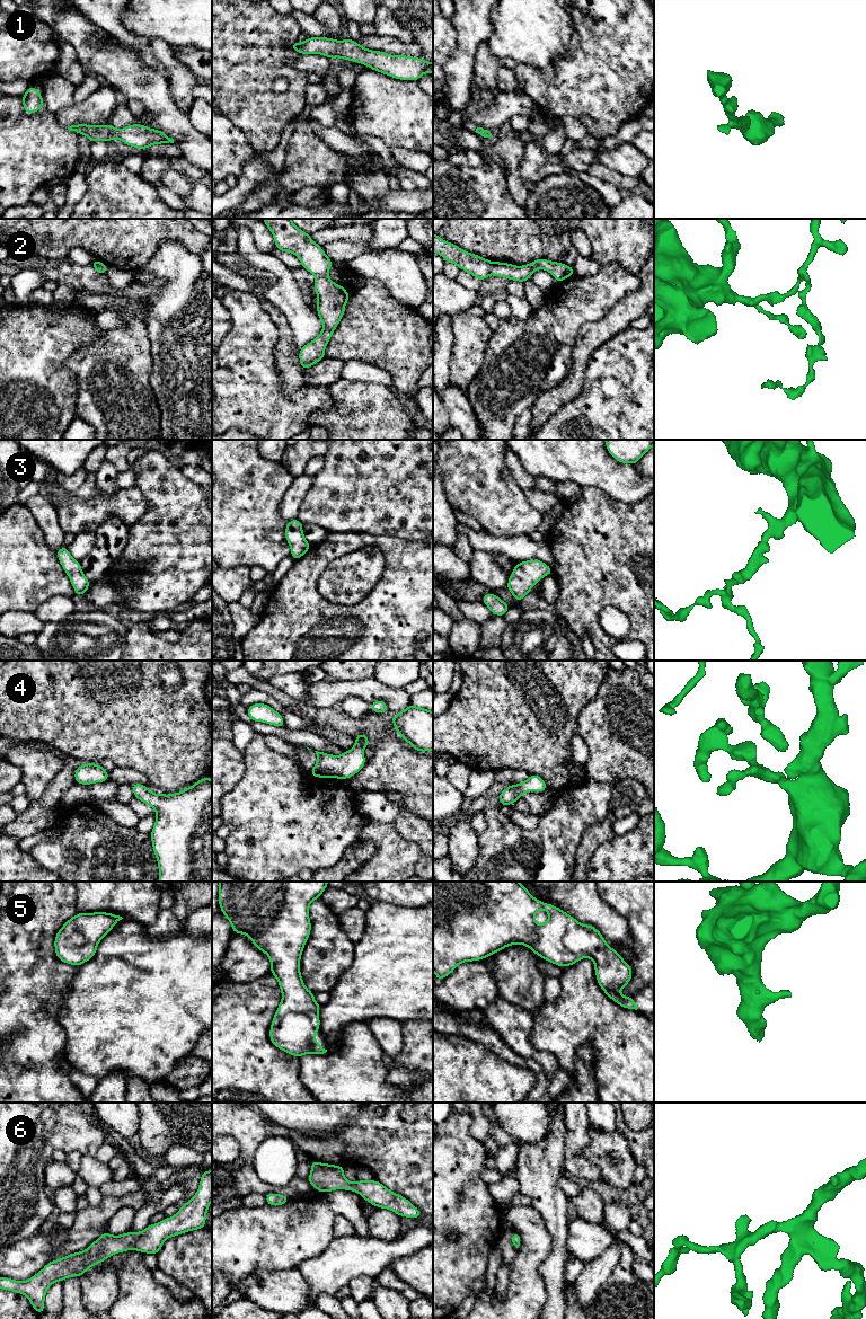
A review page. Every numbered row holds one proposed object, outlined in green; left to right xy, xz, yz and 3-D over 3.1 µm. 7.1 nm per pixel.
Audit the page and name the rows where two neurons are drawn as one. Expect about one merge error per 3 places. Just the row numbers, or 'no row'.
no row

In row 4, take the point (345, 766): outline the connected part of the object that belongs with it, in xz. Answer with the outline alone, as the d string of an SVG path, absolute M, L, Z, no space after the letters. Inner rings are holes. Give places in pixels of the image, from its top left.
M360 733L355 736L354 746L341 755L315 751L317 763L309 771L316 778L348 779L360 772L365 765L364 747L370 745L368 735Z

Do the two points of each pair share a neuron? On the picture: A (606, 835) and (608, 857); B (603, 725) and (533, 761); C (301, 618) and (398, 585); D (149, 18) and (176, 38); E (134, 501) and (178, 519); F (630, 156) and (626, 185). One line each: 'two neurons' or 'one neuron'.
A: two neurons
B: two neurons
C: one neuron
D: one neuron
E: two neurons
F: two neurons

